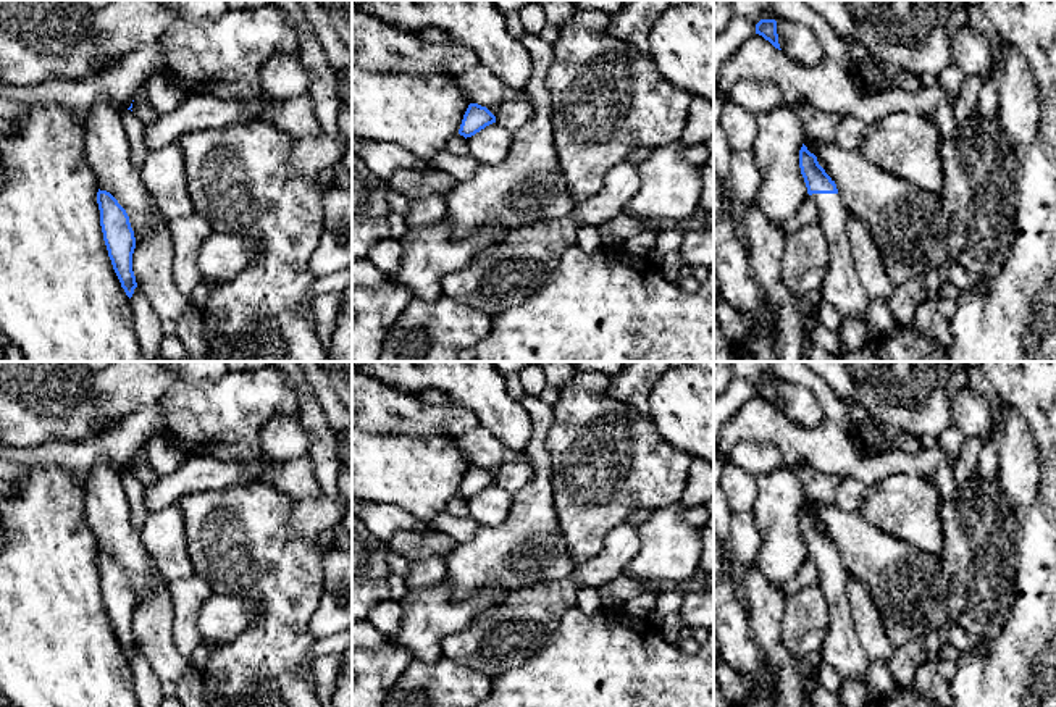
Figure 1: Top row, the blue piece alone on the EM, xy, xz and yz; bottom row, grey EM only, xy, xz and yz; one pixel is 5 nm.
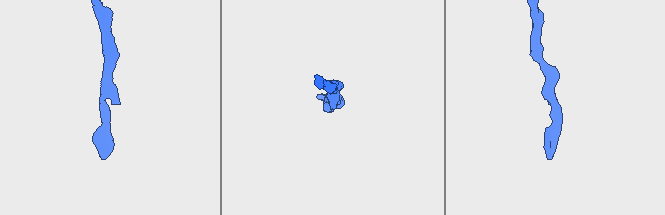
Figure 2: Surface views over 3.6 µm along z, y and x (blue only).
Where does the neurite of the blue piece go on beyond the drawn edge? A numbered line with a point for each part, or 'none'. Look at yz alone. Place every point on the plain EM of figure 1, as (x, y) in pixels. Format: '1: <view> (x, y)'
1: yz (842, 651)

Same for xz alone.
1: xz (512, 476)

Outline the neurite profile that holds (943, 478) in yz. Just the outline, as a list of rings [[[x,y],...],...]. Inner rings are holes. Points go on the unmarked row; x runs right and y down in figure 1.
[[[940,465],[930,476],[932,483],[937,486],[941,505],[949,502],[956,492],[956,479],[953,468],[949,465]]]

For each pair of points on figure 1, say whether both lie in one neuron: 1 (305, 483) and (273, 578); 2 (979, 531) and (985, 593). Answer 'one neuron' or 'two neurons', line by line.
1: two neurons
2: one neuron

